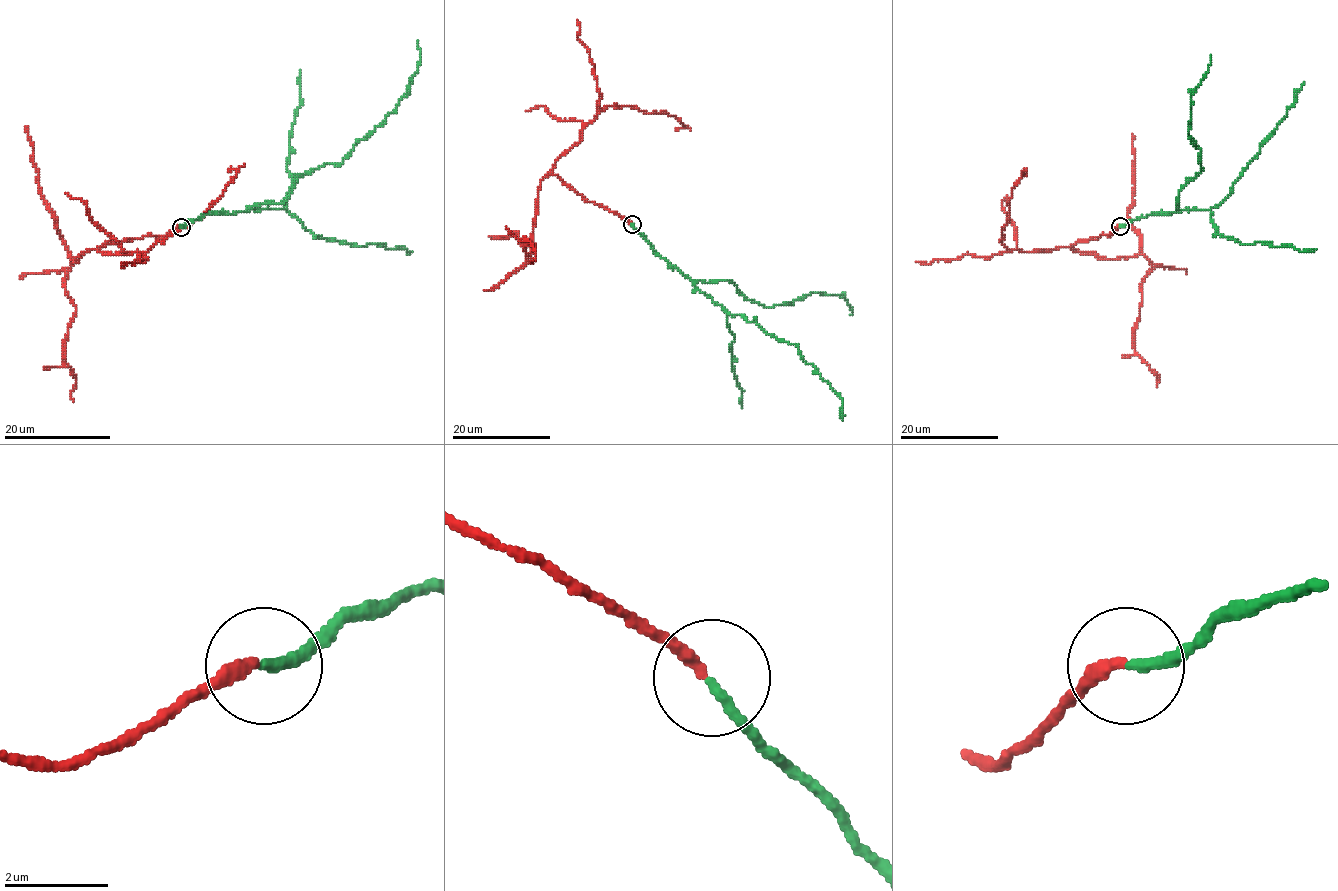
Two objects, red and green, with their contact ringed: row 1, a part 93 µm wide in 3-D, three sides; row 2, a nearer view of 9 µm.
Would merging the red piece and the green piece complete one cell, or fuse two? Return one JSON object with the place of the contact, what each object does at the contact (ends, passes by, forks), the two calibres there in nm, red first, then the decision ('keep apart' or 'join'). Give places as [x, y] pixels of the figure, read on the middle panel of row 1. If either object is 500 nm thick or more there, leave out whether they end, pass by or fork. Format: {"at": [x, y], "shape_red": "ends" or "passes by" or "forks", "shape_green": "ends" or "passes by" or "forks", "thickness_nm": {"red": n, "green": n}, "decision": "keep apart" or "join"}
{"at": [632, 224], "shape_red": "ends", "shape_green": "ends", "thickness_nm": {"red": 240, "green": 180}, "decision": "join"}

